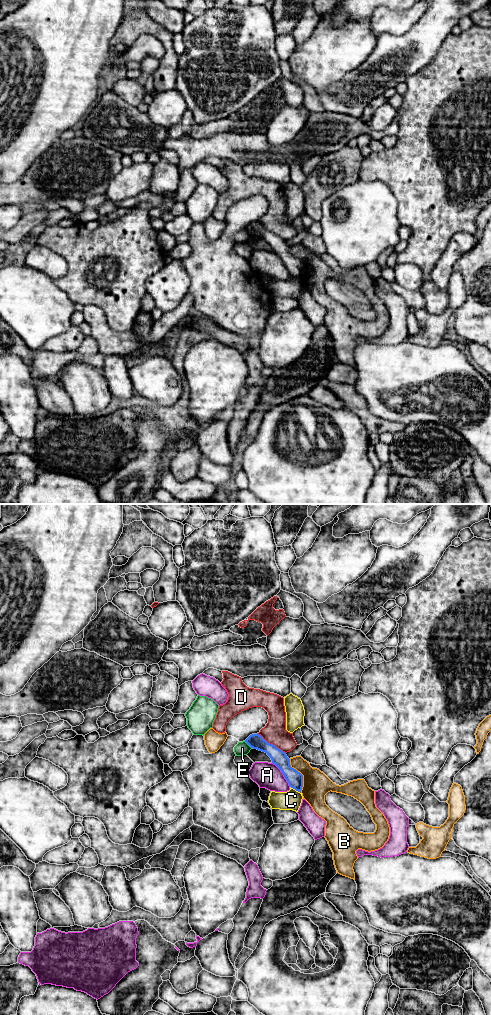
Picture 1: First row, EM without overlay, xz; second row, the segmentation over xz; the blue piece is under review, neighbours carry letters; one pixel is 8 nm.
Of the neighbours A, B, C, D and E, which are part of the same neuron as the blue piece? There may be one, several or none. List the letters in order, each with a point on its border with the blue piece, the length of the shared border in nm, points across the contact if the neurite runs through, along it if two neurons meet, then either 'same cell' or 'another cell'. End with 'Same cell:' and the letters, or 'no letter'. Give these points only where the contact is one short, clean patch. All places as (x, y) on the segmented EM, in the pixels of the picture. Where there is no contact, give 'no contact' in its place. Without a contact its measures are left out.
A: contact xz (283, 774); length 240 nm; another cell
B: contact xz (302, 775); length 280 nm; another cell
C: contact xz (295, 789); length 110 nm; another cell
D: contact xz (271, 744); length 280 nm; another cell
E: contact xz (248, 744); length 90 nm; border xz (244, 741), (251, 748); another cell
Same cell: no letter

